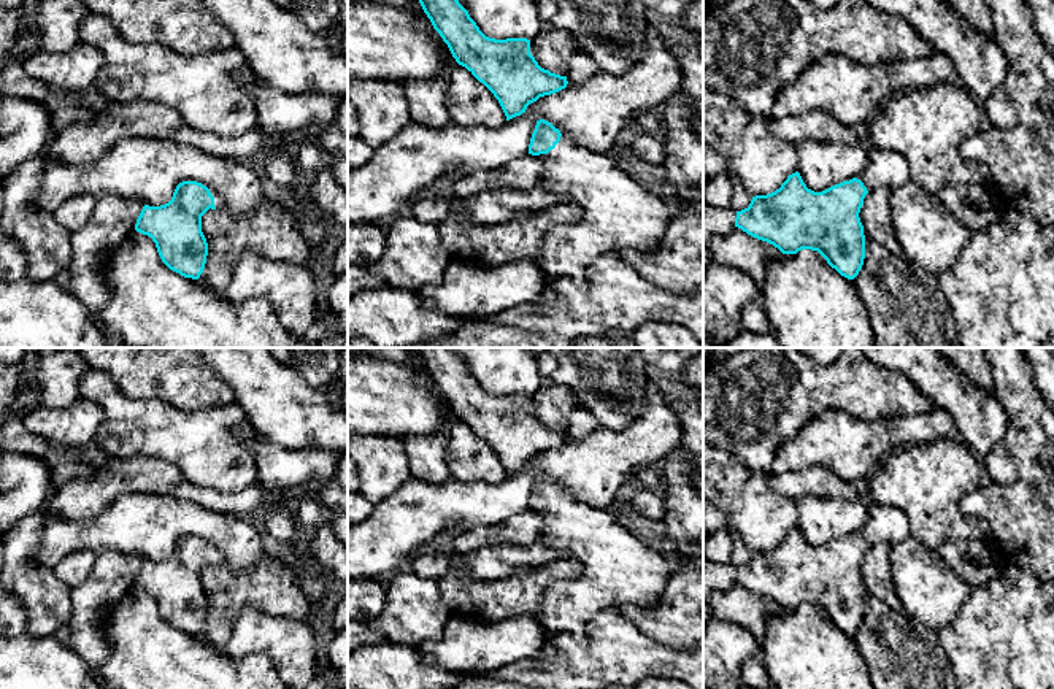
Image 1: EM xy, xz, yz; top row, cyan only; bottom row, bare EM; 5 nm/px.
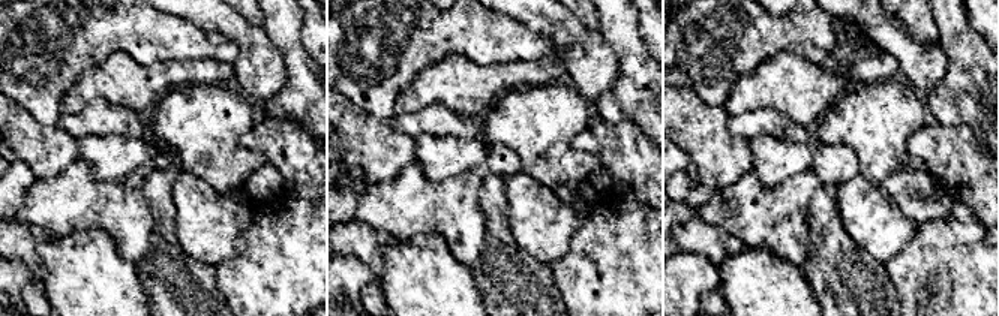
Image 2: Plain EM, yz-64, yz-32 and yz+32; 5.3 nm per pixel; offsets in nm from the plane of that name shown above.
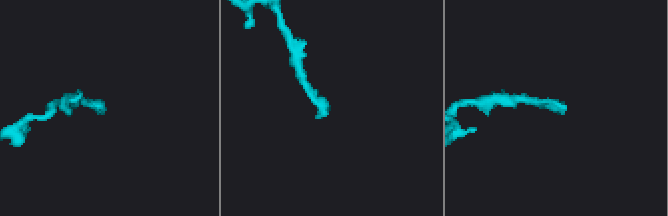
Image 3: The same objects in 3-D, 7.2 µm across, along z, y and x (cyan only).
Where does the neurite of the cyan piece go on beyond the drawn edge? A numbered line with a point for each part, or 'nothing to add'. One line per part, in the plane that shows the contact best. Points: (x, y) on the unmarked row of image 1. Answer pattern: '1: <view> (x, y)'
1: xz (618, 570)

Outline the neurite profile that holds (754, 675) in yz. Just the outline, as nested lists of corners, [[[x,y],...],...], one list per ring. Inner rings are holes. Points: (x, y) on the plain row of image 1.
[[[760,656],[749,657],[743,662],[741,684],[754,689],[771,687],[771,679]]]

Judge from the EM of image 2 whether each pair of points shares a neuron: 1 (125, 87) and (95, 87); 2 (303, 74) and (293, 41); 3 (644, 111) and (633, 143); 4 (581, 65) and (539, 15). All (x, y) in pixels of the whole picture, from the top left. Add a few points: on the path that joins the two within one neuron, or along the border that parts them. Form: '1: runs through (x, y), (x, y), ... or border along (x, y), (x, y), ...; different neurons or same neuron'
1: runs through (117, 87), (102, 87); same neuron
2: runs through (300, 66), (293, 48); same neuron
3: border along (603, 119), (611, 122), (630, 120), (647, 138); different neurons
4: runs through (581, 51), (552, 23); same neuron

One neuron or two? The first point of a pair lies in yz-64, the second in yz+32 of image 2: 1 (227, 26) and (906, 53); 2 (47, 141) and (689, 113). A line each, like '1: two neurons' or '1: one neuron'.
1: one neuron
2: one neuron

